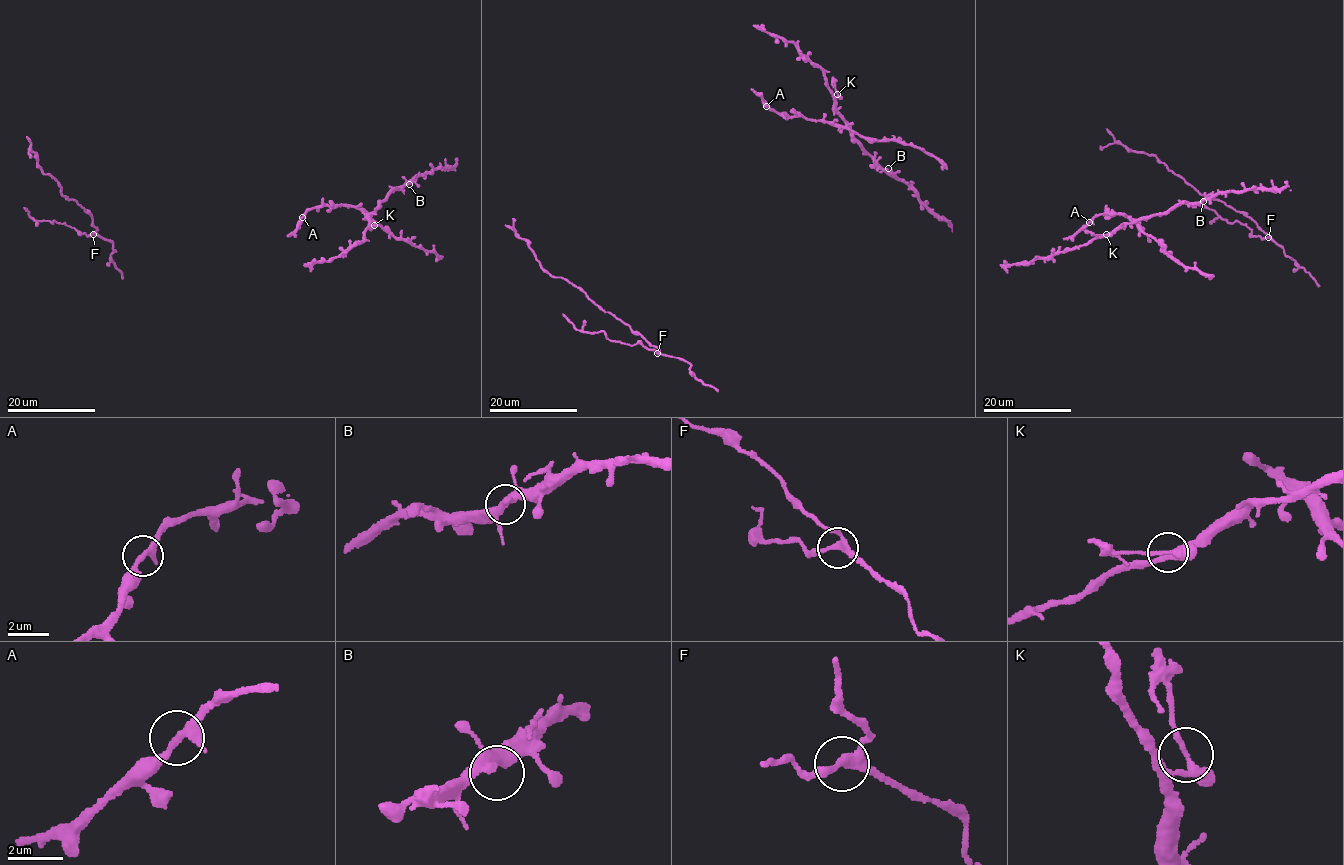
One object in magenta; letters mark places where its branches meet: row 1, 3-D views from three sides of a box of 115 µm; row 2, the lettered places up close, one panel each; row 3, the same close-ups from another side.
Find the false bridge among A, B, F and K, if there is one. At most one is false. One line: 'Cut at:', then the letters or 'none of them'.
Cut at: K

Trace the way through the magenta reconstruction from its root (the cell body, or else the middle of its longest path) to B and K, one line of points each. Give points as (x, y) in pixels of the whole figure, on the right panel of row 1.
B: (1087, 230), (1085, 226), (1103, 213), (1129, 217), (1131, 224), (1125, 228), (1179, 203), (1203, 201)
K: (1087, 230), (1085, 226), (1103, 213), (1129, 217), (1130, 226), (1117, 227), (1106, 234)

